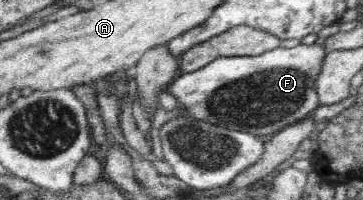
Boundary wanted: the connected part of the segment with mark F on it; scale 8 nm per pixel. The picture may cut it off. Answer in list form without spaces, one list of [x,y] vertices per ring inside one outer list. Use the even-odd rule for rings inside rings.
[[[300,43],[294,48],[279,47],[258,55],[219,57],[199,70],[183,73],[163,91],[173,94],[177,102],[181,103],[182,110],[198,121],[232,128],[255,137],[266,136],[301,122],[321,105],[315,90],[315,80],[327,53],[323,45]]]

